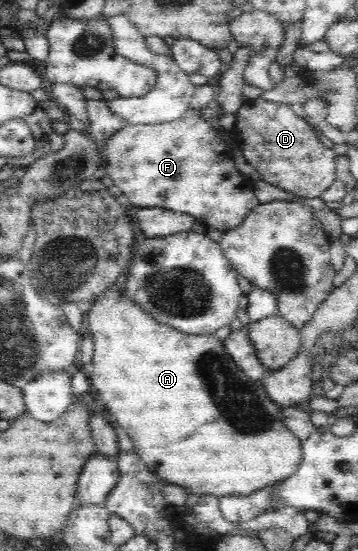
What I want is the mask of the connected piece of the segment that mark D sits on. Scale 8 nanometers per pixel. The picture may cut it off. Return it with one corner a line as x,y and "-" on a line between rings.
263,98
245,101
237,112
236,123
231,131
232,140
240,147
248,163
258,172
264,182
277,186
301,197
319,197
334,181
337,181
334,155
316,137
304,119
284,103
271,103

